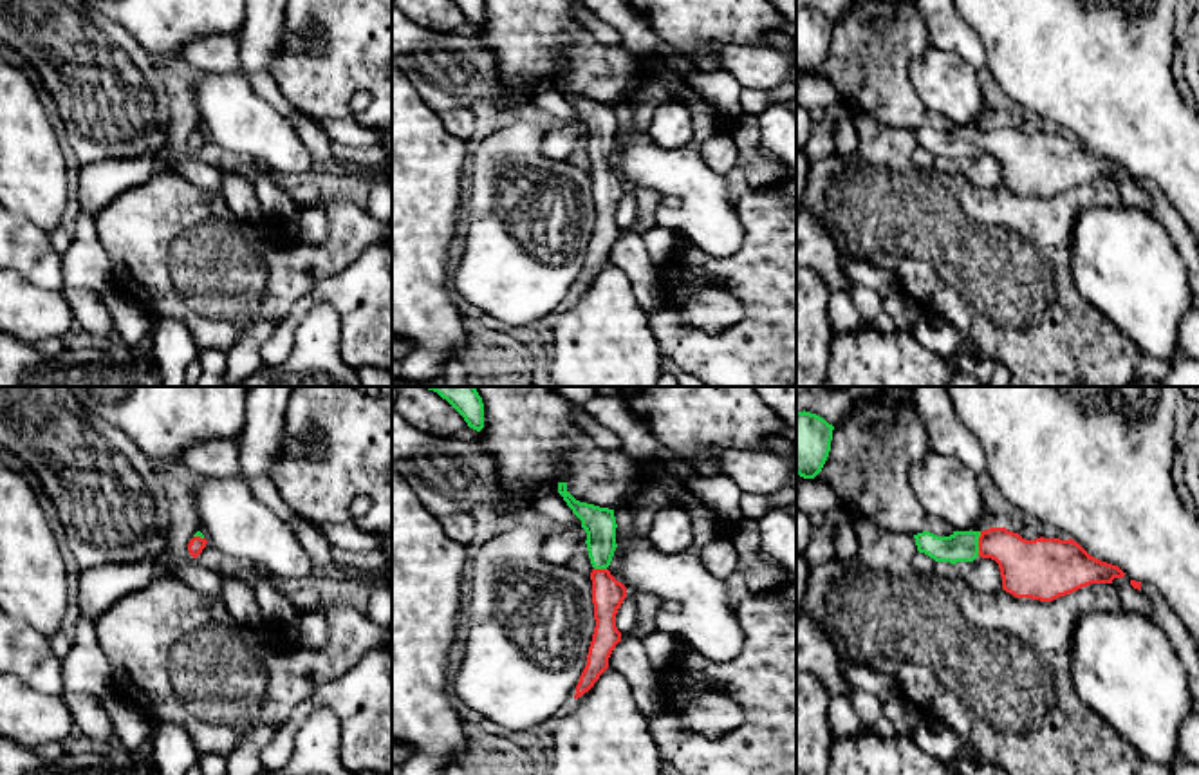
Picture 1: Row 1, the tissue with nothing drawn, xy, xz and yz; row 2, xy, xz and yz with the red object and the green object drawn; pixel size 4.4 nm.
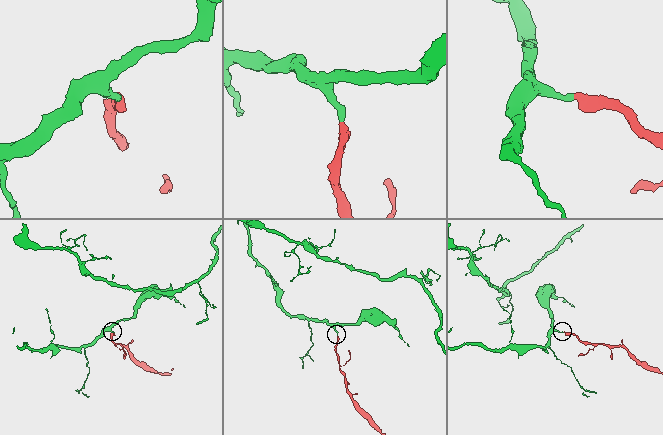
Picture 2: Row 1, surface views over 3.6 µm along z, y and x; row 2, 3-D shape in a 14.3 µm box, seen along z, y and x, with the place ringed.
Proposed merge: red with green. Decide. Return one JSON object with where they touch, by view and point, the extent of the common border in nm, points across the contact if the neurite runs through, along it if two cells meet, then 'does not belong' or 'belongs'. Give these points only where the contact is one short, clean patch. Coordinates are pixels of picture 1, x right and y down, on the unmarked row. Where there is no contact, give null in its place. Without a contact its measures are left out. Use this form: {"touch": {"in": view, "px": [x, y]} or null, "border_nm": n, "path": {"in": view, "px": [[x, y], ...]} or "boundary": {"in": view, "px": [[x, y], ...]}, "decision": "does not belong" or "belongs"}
{"touch": {"in": "yz", "px": [979, 140]}, "border_nm": 110, "decision": "belongs"}

